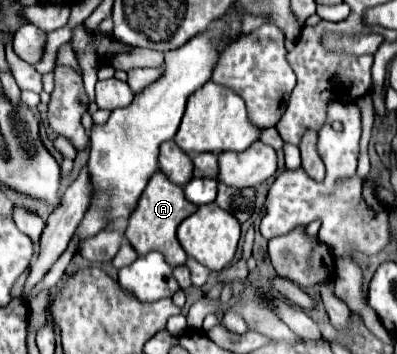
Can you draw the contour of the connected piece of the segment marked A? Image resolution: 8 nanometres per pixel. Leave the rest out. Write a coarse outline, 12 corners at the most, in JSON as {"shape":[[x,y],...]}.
{"shape":[[155,172],[129,216],[127,240],[185,264],[179,224],[197,212]]}

